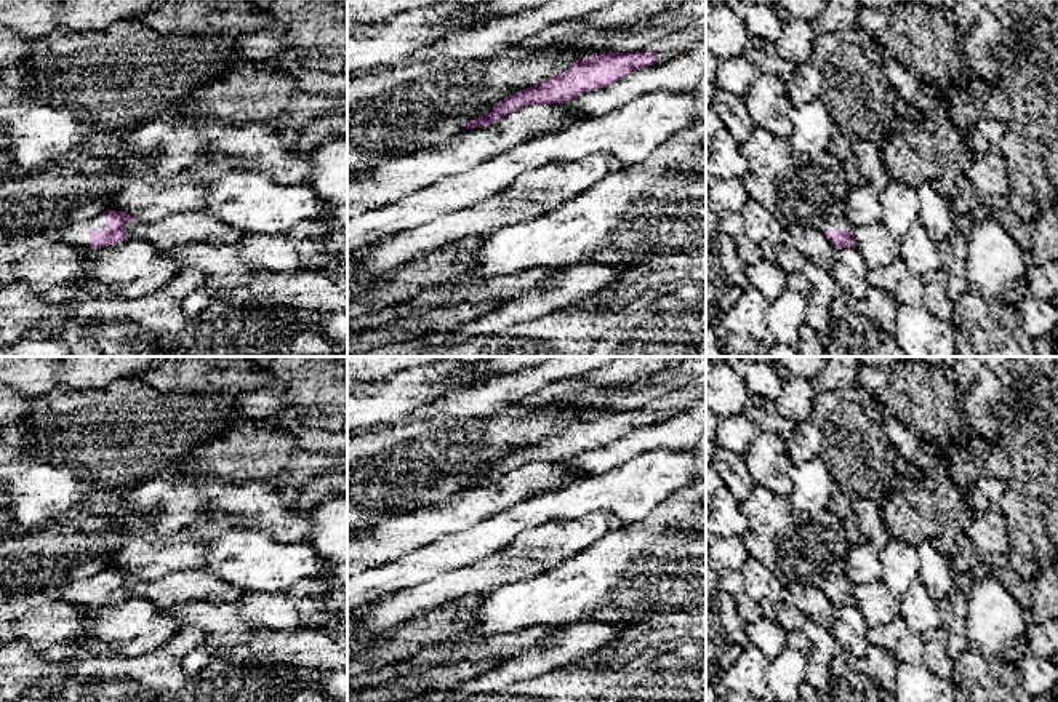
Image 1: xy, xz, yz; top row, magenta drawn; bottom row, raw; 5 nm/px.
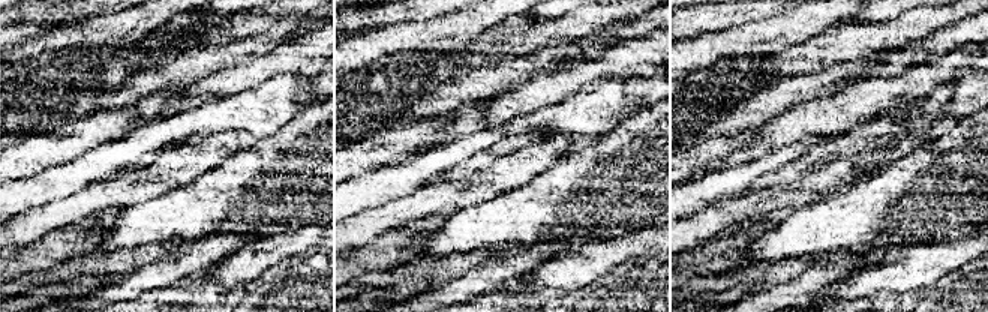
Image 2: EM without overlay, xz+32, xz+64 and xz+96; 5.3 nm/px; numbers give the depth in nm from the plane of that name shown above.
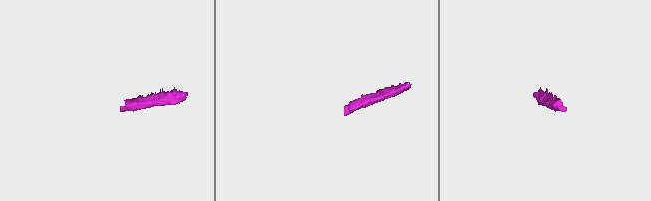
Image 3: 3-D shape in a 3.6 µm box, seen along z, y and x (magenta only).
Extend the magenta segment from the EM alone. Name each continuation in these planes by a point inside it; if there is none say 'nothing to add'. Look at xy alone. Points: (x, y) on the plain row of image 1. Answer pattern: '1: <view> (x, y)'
1: xy (77, 592)

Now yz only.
1: yz (841, 581)

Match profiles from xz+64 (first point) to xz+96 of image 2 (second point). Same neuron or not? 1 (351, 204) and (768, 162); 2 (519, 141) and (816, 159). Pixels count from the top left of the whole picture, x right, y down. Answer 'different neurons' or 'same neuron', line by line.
1: same neuron
2: same neuron

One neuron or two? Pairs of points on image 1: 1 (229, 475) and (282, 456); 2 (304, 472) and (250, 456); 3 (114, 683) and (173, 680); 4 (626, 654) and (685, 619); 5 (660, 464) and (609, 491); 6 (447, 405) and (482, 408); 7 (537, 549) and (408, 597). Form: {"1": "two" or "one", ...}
{"1": "one", "2": "one", "3": "one", "4": "one", "5": "one", "6": "one", "7": "one"}

